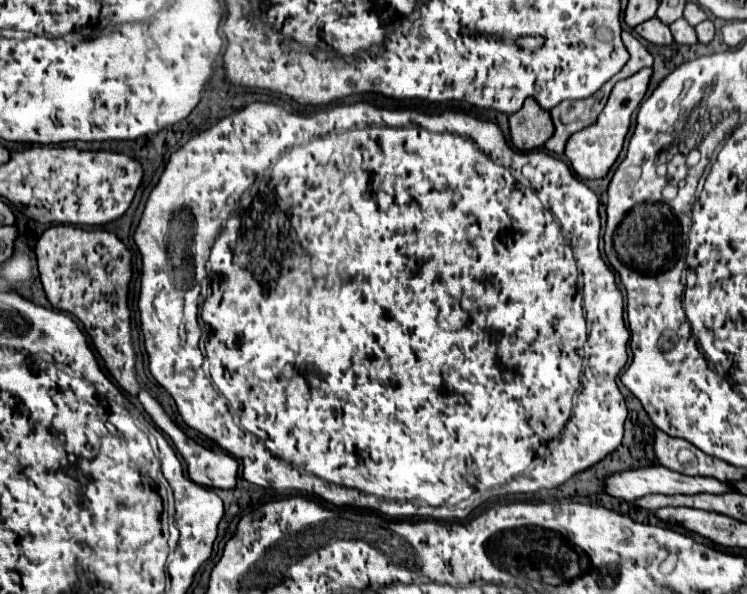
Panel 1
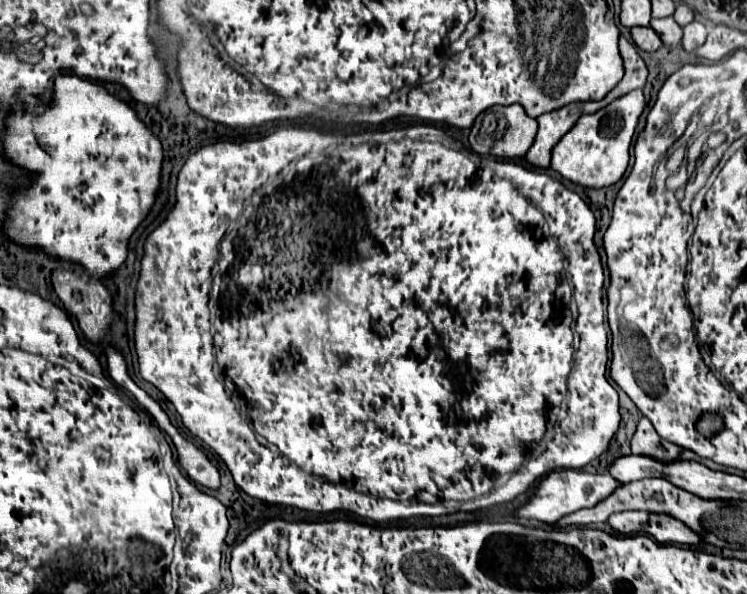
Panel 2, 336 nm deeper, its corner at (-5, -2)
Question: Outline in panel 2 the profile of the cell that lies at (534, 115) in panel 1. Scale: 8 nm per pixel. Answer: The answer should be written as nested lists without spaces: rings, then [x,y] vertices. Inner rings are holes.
[[[506,106],[502,114],[508,122],[506,132],[490,146],[488,154],[496,158],[522,158],[534,142],[538,124],[534,118],[528,118],[520,106]]]

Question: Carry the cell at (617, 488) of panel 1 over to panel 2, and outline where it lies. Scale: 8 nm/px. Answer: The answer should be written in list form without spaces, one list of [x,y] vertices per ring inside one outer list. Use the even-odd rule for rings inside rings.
[[[554,470],[550,472],[534,490],[534,496],[516,508],[512,512],[514,518],[524,518],[524,520],[540,520],[546,524],[552,524],[560,520],[566,514],[572,514],[582,508],[590,508],[598,504],[602,498],[610,496],[620,482],[610,478],[610,474],[588,474],[588,472],[576,472],[576,470]]]

